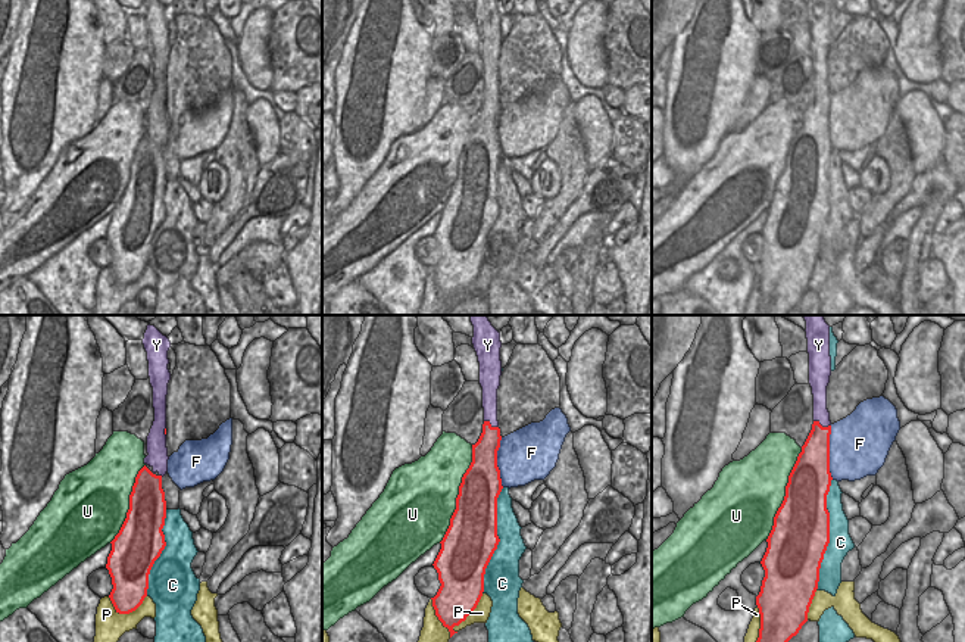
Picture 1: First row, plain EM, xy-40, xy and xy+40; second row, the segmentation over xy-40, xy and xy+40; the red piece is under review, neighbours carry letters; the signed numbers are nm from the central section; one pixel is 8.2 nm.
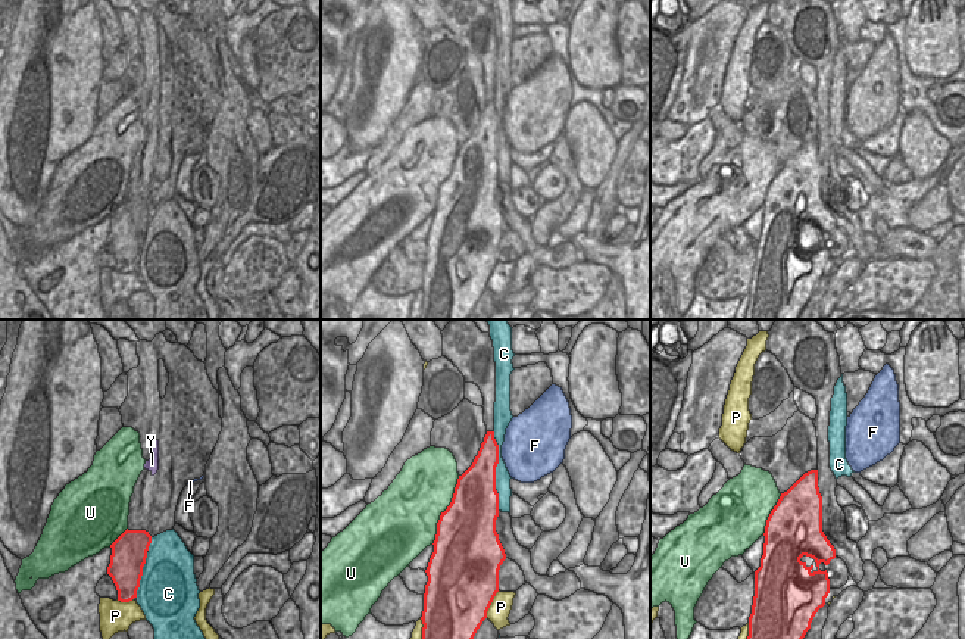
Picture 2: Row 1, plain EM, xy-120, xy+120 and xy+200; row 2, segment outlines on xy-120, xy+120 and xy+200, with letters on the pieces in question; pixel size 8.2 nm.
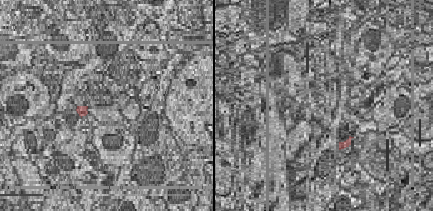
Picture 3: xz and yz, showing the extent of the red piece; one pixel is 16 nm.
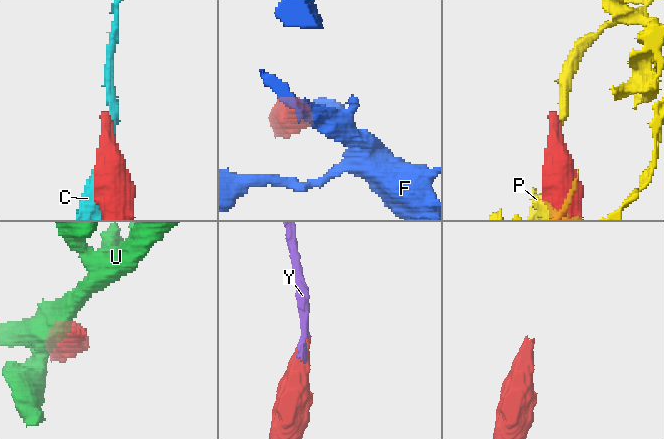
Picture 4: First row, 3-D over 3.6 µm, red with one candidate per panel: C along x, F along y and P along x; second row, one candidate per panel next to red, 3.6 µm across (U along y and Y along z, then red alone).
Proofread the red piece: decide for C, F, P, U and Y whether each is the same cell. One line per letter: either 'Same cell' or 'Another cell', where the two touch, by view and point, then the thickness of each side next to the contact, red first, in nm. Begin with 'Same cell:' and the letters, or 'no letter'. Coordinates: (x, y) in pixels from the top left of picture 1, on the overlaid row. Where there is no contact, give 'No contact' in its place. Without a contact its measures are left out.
Same cell: Y
C: Another cell. Touches red at xy+40 (828, 533). Thickness 480 nm (red) against 190 nm
F: Another cell. Touches red at xy+40 (828, 452). Thickness 320 nm (red) against 480 nm
P: Another cell. Touches red at xy-40 (125, 613). Thickness 280 nm (red) against 240 nm
U: Another cell. Touches red at xy (459, 494). Thickness 360 nm (red) against 480 nm
Y: Same cell. Touches red at xy+40 (821, 426). Thickness 240 nm (red) against 130 nm

